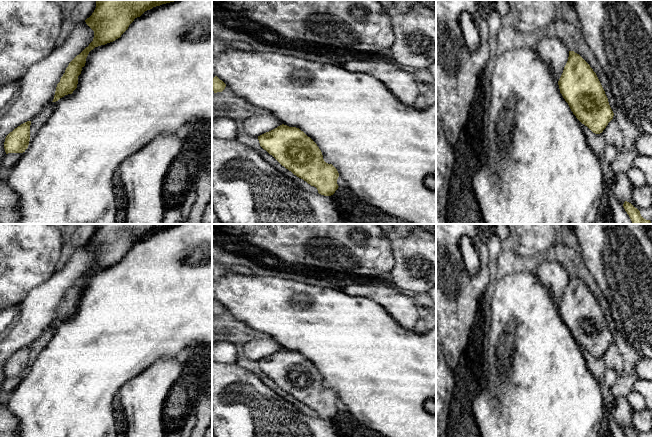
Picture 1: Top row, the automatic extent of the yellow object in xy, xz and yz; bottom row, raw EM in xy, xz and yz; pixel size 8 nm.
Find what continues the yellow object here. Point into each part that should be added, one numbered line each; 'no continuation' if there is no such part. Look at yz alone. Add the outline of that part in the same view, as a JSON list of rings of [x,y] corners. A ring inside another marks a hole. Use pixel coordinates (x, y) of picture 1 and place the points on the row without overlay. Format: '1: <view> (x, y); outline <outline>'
no continuation

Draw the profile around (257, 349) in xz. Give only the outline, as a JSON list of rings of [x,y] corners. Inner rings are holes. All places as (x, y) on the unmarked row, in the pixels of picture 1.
[[[268,337],[267,339],[257,339],[244,344],[240,348],[240,354],[250,360],[258,361],[280,349],[282,347],[273,338]]]

